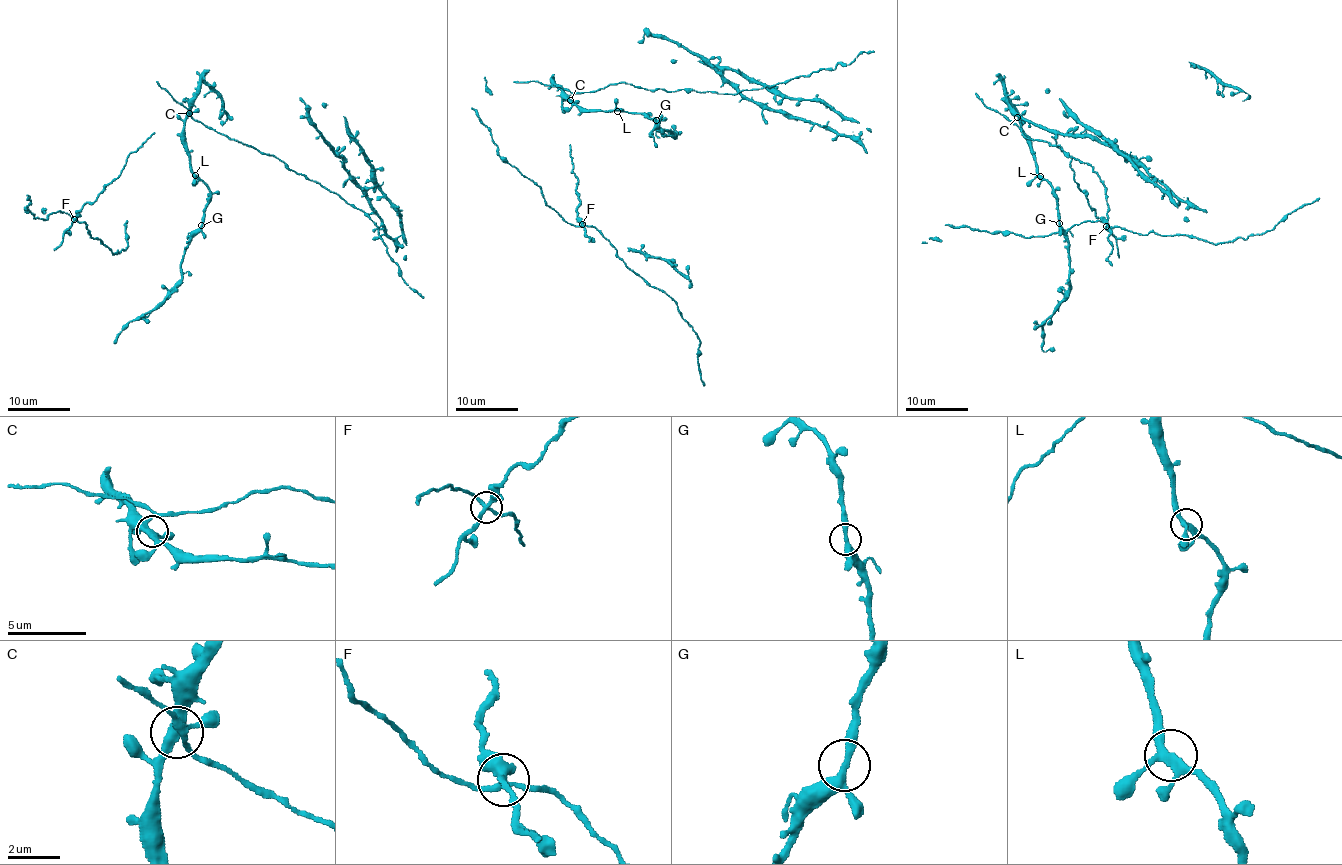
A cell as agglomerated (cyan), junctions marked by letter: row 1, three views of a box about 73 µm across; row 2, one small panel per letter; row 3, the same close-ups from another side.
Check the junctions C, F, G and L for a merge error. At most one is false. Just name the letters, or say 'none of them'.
F

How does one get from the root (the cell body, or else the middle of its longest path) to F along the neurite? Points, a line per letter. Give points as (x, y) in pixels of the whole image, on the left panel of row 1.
F: (121, 174), (96, 199), (82, 206), (74, 220)

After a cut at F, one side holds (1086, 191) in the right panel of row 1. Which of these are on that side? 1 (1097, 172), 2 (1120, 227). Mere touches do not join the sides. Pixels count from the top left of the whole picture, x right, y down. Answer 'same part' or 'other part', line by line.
1: other part
2: other part

